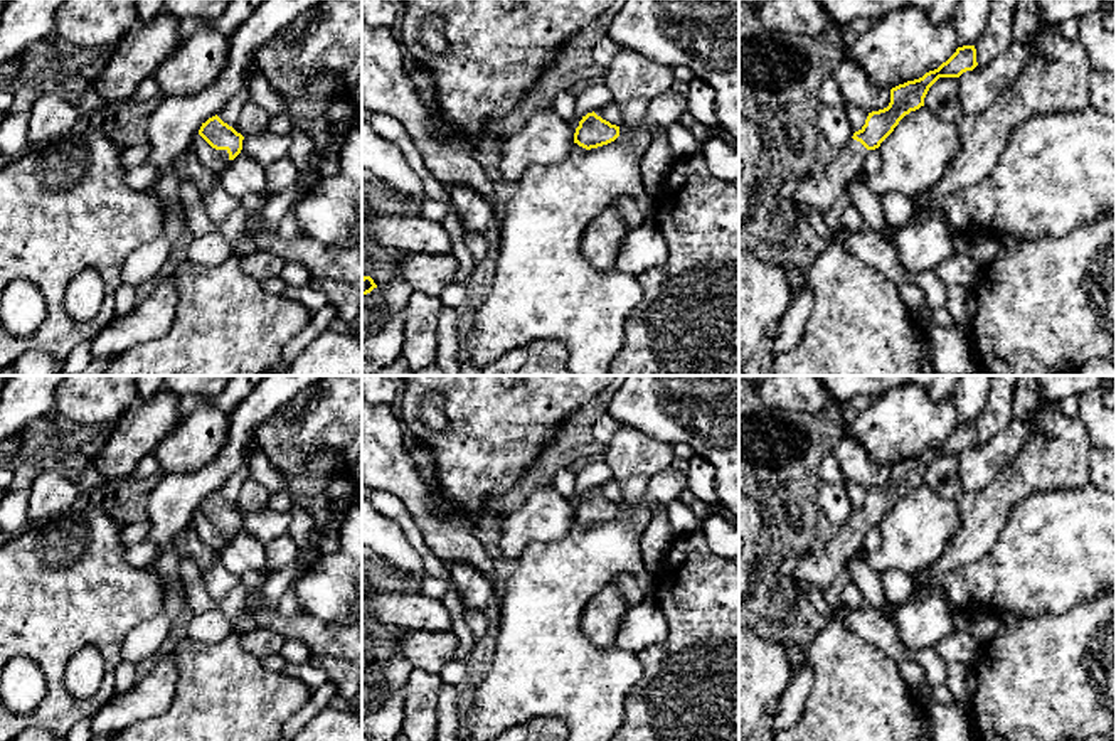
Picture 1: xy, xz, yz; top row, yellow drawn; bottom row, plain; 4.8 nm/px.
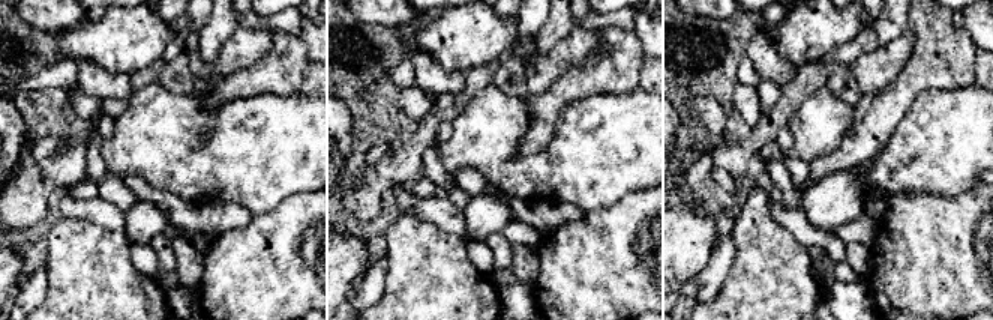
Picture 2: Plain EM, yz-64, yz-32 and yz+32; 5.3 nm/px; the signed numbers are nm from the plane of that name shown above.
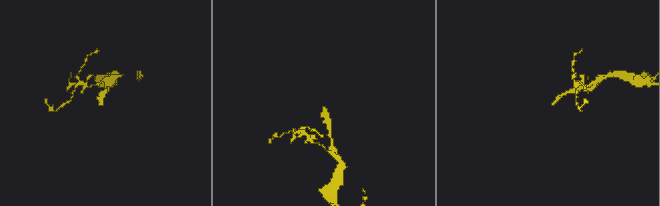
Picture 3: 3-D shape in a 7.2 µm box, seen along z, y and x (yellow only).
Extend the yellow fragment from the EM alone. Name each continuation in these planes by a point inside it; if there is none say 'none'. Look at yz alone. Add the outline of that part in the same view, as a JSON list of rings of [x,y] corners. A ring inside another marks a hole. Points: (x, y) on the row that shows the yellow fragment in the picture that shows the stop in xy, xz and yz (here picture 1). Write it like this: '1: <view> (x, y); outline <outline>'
1: yz (820, 189); outline [[[852,138],[832,163],[806,172],[786,207],[789,219],[803,219],[808,209],[828,212],[848,182],[864,172],[867,153],[869,150]]]

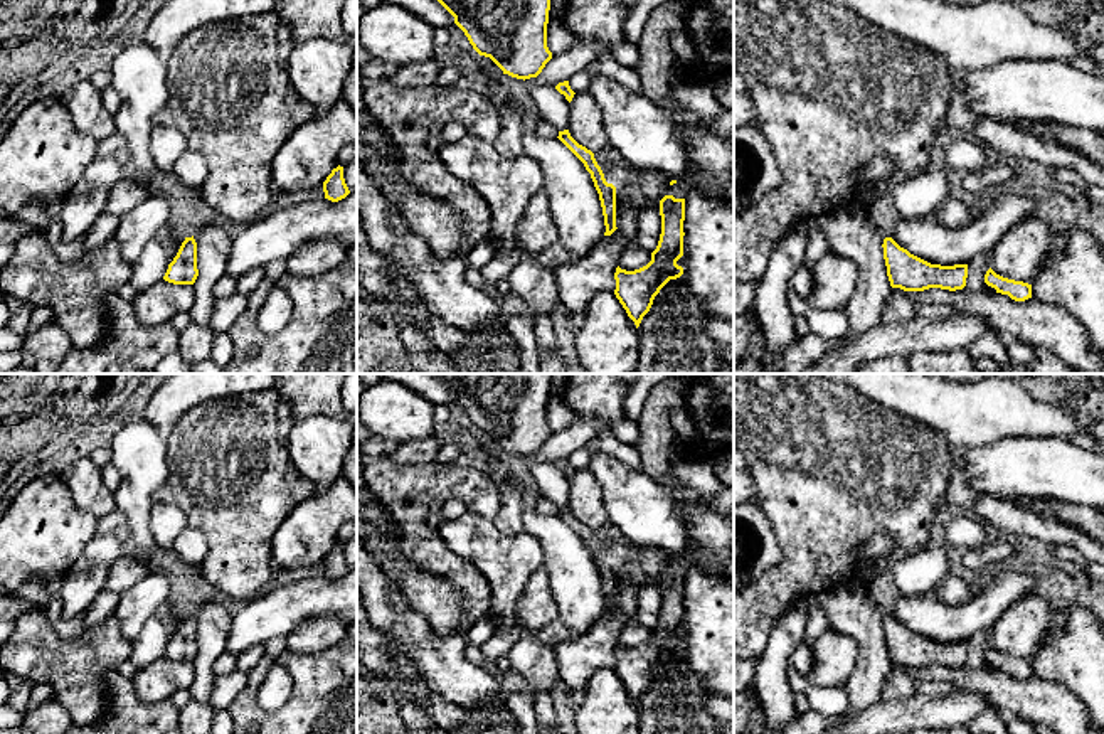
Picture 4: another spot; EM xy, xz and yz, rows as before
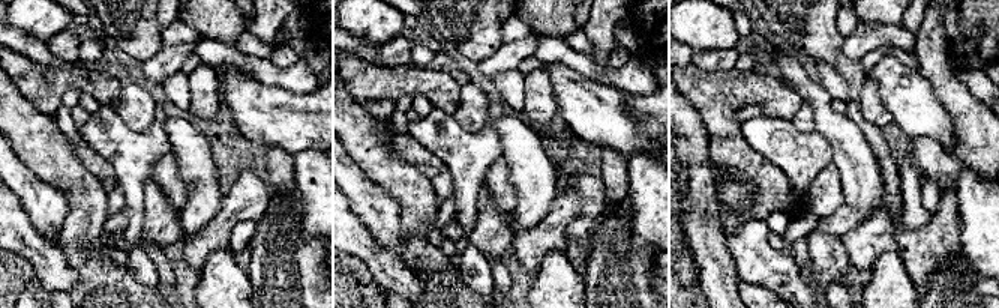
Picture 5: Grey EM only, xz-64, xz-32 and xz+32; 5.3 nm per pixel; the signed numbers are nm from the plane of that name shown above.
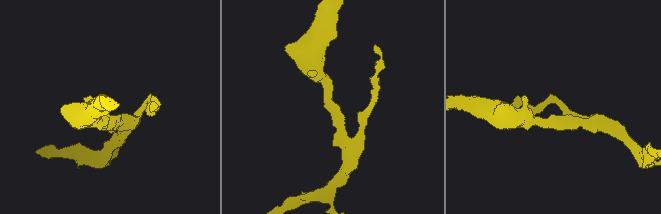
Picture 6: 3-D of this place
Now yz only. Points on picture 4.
none

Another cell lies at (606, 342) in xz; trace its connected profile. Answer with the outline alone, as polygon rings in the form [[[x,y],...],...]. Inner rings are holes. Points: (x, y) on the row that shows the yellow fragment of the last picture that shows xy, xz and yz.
[[[614,291],[597,293],[579,322],[574,347],[587,374],[633,374],[636,370],[638,328]]]

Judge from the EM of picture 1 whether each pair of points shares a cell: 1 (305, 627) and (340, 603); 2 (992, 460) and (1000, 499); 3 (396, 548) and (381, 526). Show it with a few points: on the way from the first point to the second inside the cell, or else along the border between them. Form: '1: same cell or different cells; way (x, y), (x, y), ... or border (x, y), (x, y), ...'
1: different cells; border (302, 610), (327, 622), (344, 623)
2: different cells; border (1022, 448), (983, 489), (965, 492)
3: same cell; way (391, 543), (381, 531)

